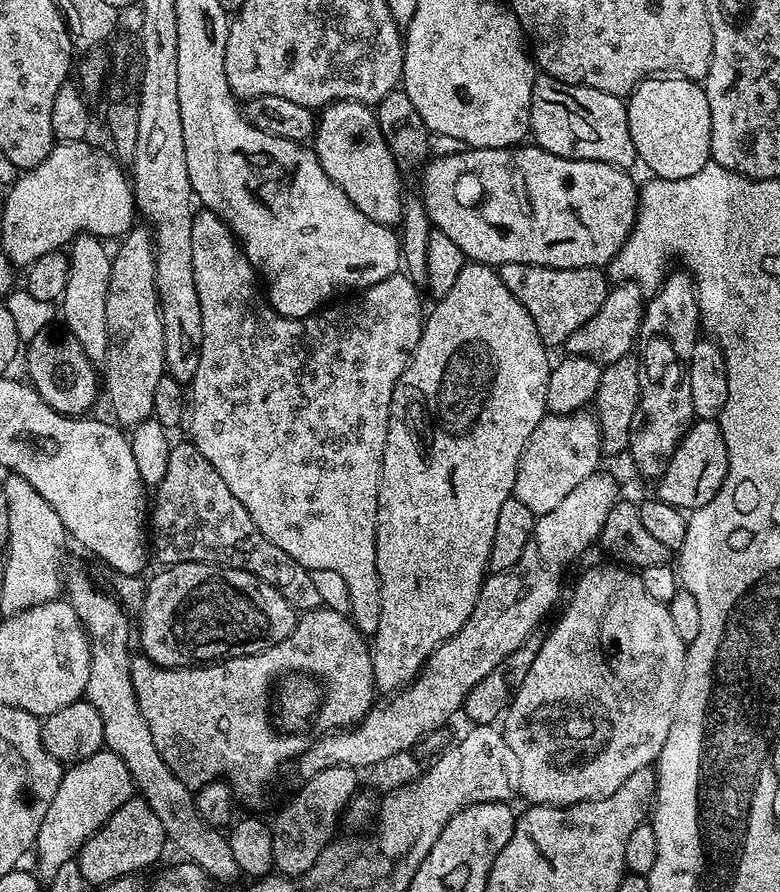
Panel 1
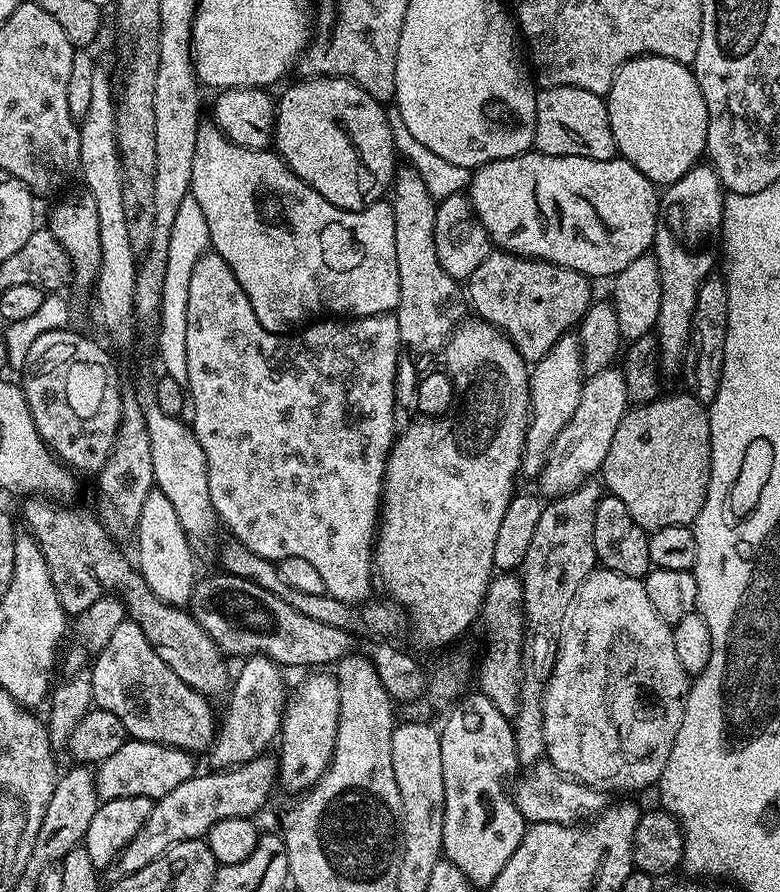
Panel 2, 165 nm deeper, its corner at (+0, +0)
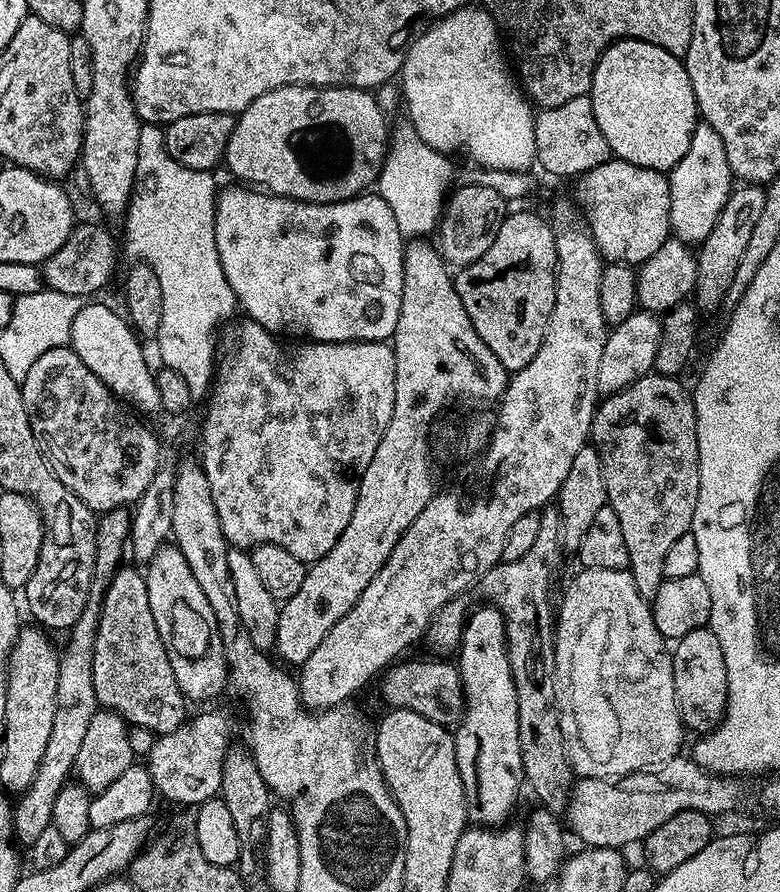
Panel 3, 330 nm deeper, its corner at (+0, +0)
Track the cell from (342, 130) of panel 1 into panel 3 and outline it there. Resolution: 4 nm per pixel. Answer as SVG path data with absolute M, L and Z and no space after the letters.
M291 84L290 86L282 86L281 88L275 88L274 90L270 90L266 94L262 94L262 98L254 98L254 102L250 102L250 106L246 106L243 112L239 113L236 116L236 125L234 126L234 130L230 134L230 142L226 146L226 150L224 151L224 159L223 163L225 165L228 164L228 168L233 172L234 175L237 176L239 183L244 186L252 185L260 190L267 190L272 193L274 196L289 196L292 200L305 200L306 202L310 202L311 204L333 204L334 202L338 202L339 200L351 200L354 196L359 196L361 193L365 191L364 188L368 183L370 185L377 179L377 176L381 173L381 168L384 165L386 153L389 151L390 145L390 123L388 124L388 120L386 117L385 109L380 108L378 106L378 102L376 101L375 95L367 88L316 88L313 84Z

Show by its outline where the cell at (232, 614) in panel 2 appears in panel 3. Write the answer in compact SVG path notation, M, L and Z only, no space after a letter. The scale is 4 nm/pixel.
M401 659L393 663L383 673L384 700L389 709L405 708L414 710L414 714L422 714L422 718L430 718L430 722L452 726L464 714L464 687L459 667L455 663L447 664L447 659L408 660Z

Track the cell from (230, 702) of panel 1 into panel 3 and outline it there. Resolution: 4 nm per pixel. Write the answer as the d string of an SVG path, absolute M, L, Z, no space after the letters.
M121 566L105 592L93 652L93 686L100 708L117 712L129 725L146 726L146 730L163 734L172 732L186 719L186 701L170 670L166 646L150 614L144 572L136 566Z

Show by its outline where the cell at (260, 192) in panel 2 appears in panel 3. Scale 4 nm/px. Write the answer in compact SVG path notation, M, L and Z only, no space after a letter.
M248 186L219 189L216 198L216 221L214 242L218 246L218 258L222 262L222 274L230 282L230 290L236 296L236 303L249 321L260 324L273 334L284 338L303 338L318 344L341 344L342 342L391 341L398 326L398 314L402 306L402 278L404 277L404 246L406 237L400 232L394 220L393 210L379 194L361 194L351 200L339 200L333 204L311 204L305 200L292 200L289 196L274 196L267 190L253 190Z

